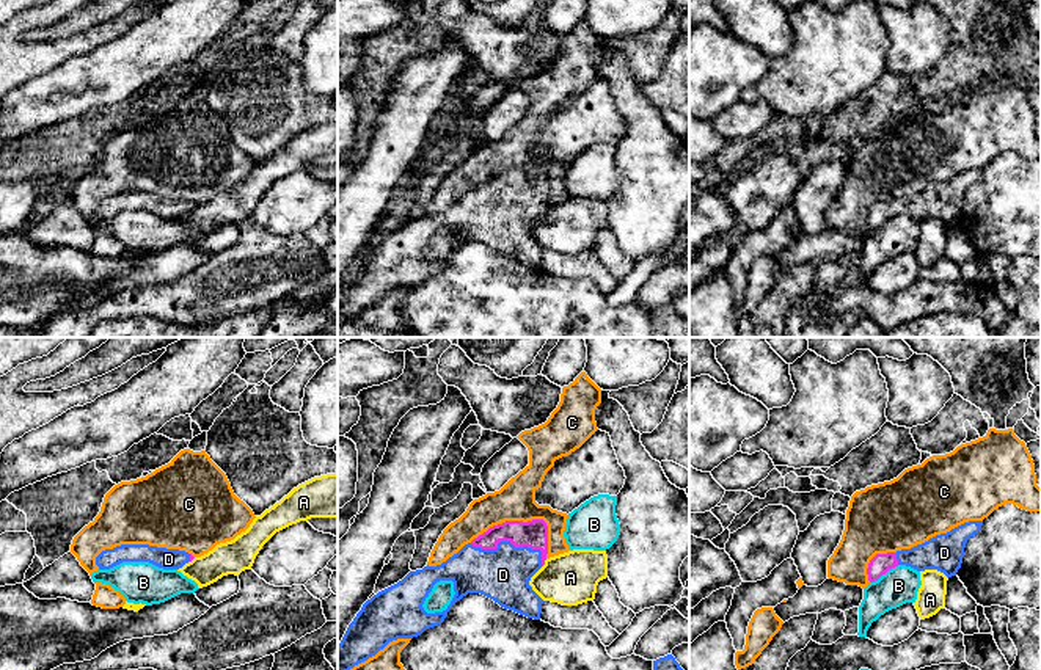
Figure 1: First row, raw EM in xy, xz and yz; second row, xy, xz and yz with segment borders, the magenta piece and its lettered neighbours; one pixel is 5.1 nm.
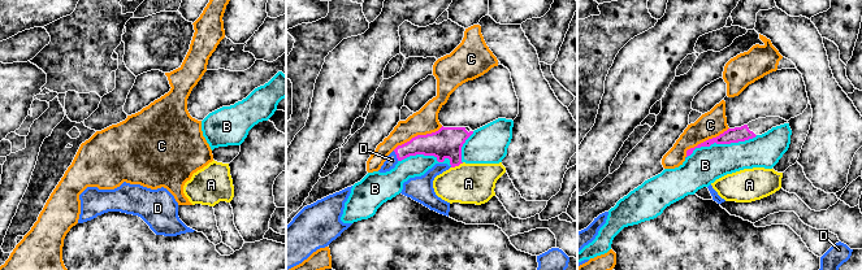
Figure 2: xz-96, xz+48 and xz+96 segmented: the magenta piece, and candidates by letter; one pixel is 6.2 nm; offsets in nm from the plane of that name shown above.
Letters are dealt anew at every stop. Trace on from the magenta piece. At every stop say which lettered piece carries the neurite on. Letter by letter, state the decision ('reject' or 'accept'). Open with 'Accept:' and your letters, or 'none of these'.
Accept: D
A: reject
B: reject
C: reject
D: accept

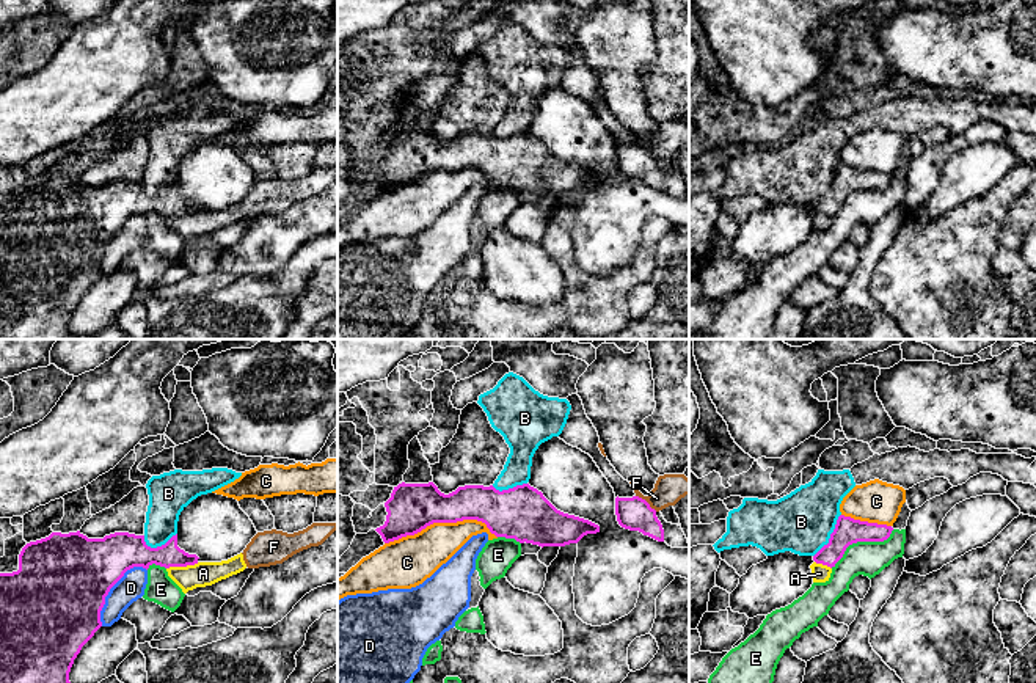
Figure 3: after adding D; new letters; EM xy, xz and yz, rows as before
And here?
Accept: none of these
A: reject
B: reject
C: reject
D: reject
E: reject
F: reject

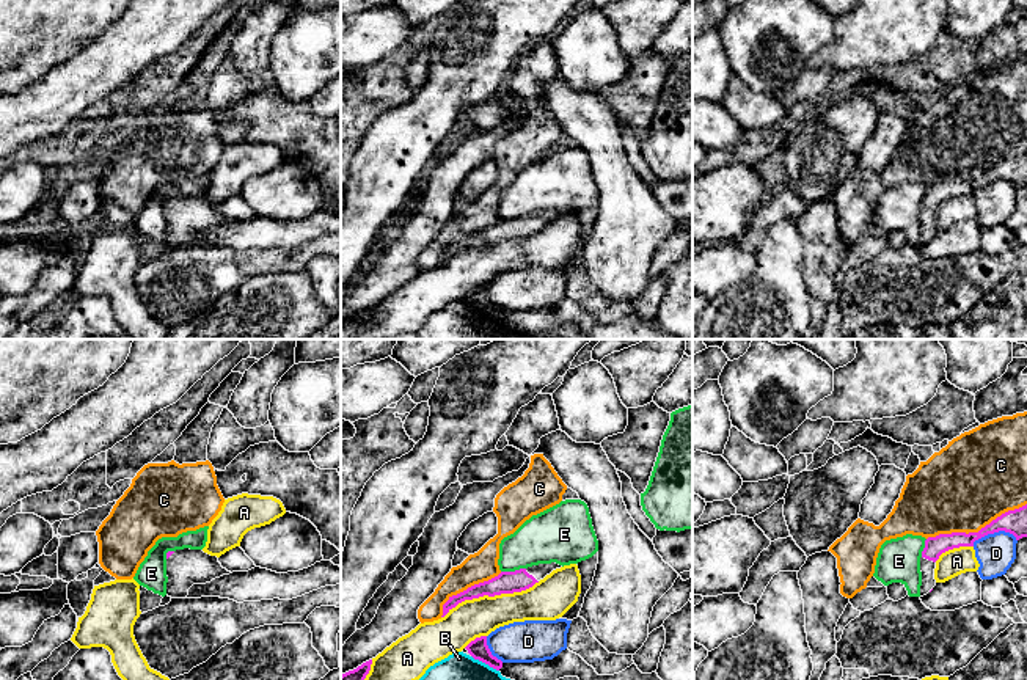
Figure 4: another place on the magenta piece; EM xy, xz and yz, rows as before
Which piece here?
Accept: none of these
A: reject
B: reject
C: reject
D: reject
E: reject

